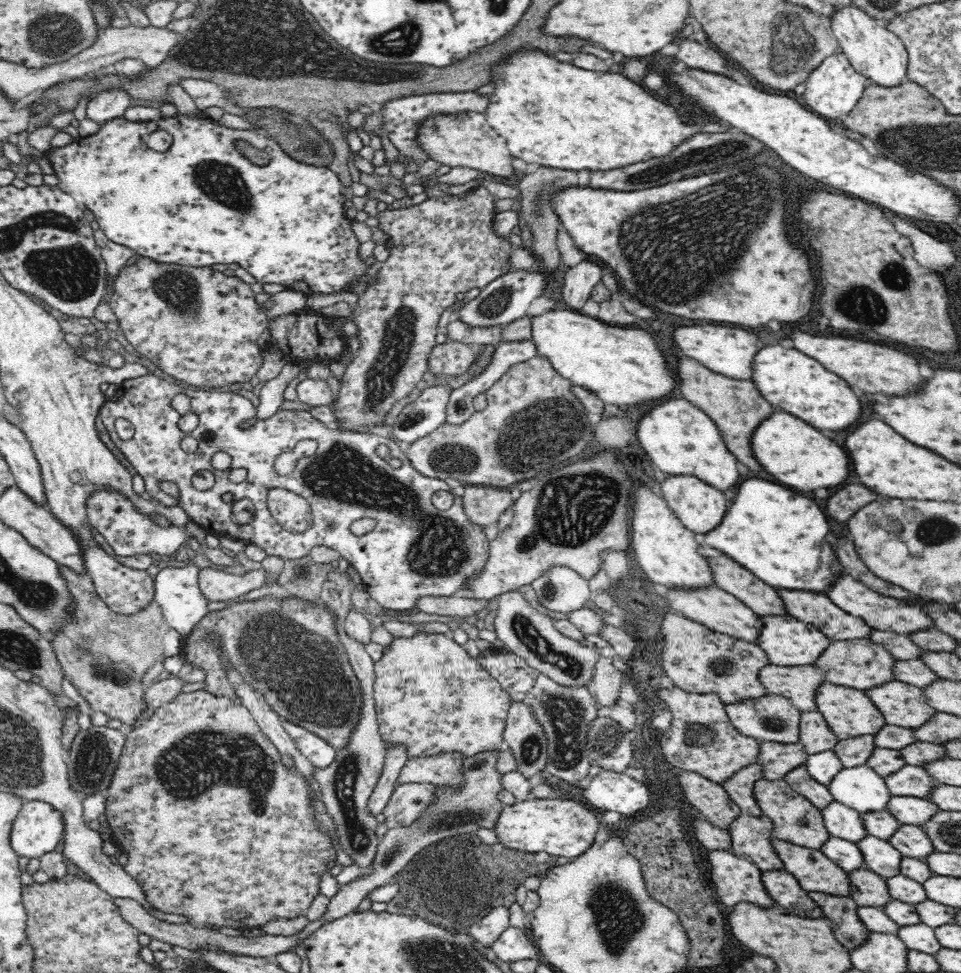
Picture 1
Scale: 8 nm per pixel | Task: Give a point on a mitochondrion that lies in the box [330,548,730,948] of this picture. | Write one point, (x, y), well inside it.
(456, 863)

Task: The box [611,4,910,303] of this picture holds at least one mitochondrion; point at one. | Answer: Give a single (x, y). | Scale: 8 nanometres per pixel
(791, 44)

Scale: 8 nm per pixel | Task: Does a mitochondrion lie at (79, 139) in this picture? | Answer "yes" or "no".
no

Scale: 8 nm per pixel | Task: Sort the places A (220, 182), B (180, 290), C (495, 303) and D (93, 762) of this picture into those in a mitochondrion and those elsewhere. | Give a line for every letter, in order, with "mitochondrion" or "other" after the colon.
A: mitochondrion
B: mitochondrion
C: mitochondrion
D: mitochondrion

